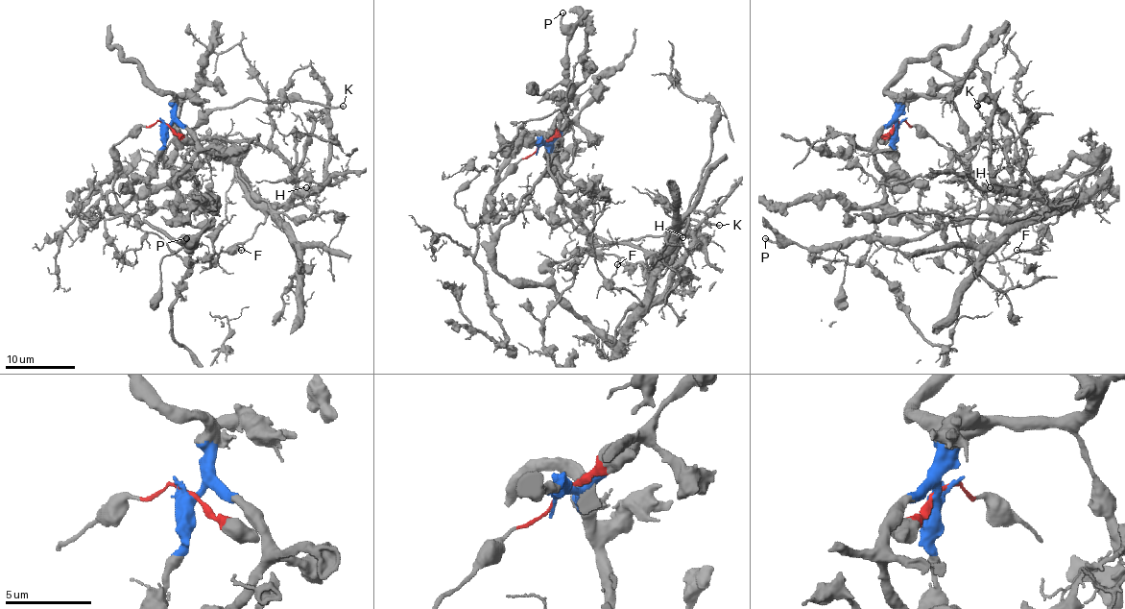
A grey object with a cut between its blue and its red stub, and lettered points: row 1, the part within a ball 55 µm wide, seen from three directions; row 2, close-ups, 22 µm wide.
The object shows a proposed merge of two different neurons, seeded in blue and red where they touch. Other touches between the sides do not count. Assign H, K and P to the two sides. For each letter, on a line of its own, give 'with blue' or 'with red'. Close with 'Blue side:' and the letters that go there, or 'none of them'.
H: with blue
K: with red
P: with red
Blue side: H

